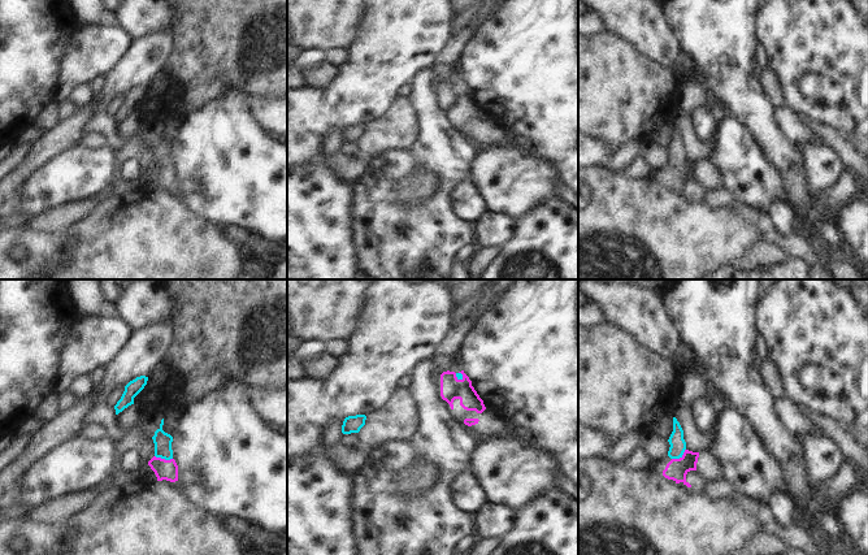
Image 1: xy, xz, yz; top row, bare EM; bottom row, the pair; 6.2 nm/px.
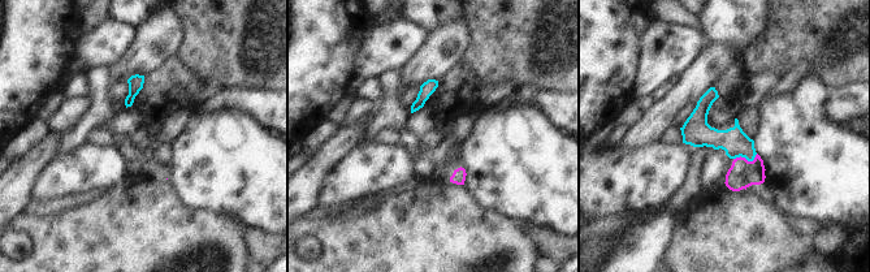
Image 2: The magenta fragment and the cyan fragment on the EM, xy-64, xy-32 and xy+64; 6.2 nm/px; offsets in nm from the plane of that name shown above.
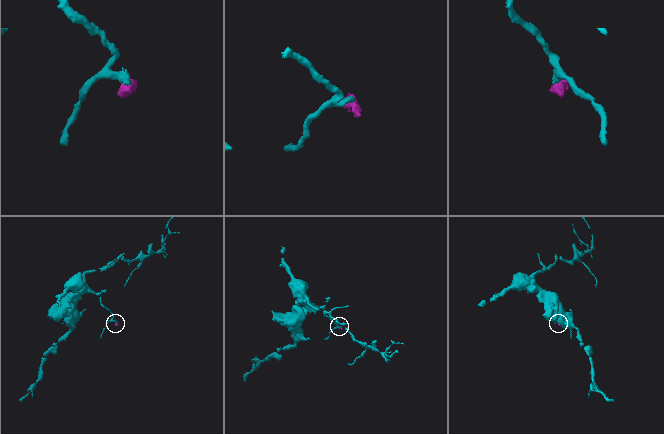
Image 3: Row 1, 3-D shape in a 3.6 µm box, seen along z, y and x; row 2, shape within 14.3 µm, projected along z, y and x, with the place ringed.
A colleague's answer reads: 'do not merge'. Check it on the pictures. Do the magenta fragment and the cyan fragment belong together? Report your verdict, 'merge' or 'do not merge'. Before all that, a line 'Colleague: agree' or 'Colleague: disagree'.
Colleague: disagree
merge

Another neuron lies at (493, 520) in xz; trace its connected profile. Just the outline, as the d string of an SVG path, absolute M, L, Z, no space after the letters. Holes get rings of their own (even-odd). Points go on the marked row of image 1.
M490 502L477 513L477 538L504 538L516 526L517 519L517 510Z

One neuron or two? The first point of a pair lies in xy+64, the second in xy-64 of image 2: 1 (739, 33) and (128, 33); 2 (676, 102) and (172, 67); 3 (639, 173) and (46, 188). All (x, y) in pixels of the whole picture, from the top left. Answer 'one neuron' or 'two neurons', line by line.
1: two neurons
2: two neurons
3: one neuron

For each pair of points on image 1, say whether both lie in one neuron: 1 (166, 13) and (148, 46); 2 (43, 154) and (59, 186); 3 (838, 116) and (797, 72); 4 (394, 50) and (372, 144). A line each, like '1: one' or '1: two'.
1: two
2: two
3: one
4: two

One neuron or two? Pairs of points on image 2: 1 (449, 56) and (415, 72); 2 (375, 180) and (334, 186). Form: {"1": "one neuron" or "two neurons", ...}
{"1": "one neuron", "2": "one neuron"}

